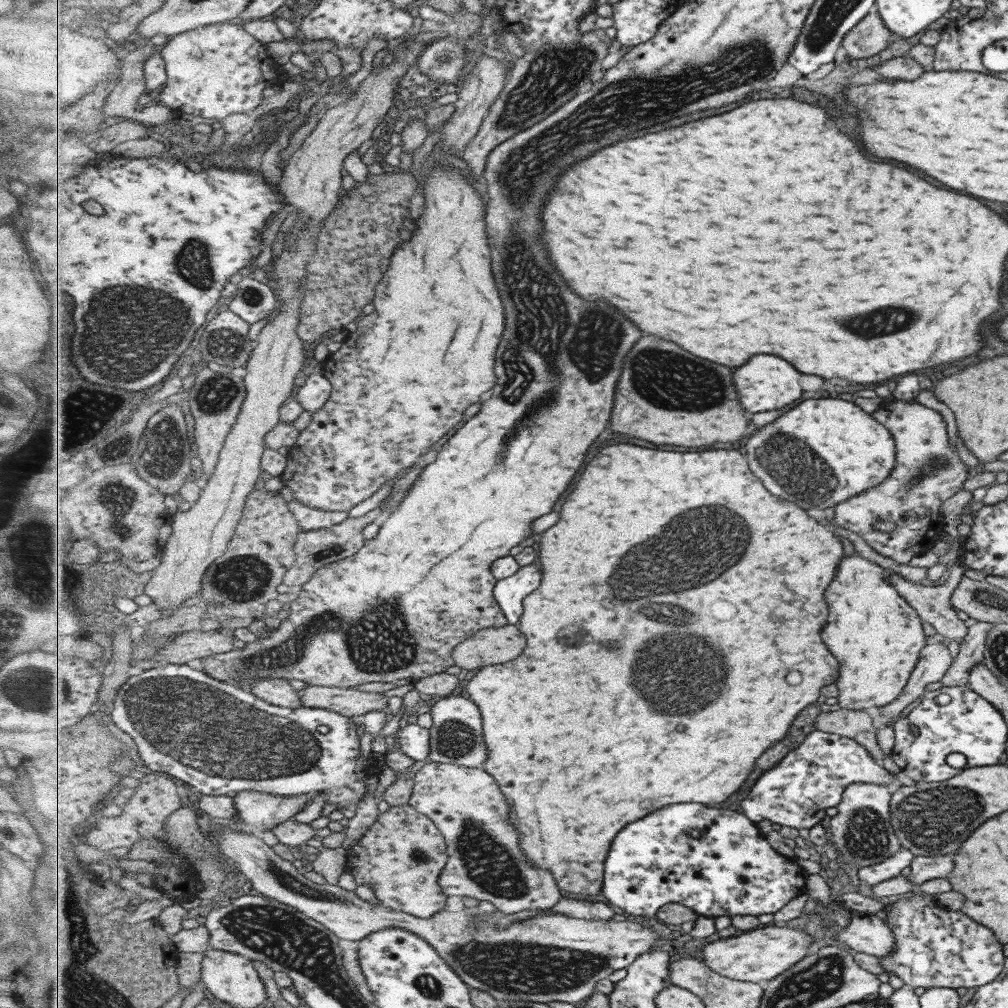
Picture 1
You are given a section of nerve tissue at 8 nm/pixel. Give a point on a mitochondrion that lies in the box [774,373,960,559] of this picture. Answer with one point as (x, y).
(933, 465)

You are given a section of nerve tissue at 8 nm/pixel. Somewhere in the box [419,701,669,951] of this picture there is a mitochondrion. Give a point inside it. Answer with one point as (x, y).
(492, 867)

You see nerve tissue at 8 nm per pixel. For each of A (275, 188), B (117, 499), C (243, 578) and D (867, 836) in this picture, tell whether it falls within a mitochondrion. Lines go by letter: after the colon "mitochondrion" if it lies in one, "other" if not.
A: other
B: mitochondrion
C: mitochondrion
D: mitochondrion

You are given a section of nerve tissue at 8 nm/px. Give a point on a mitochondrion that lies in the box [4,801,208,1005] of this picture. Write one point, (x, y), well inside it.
(76, 930)

